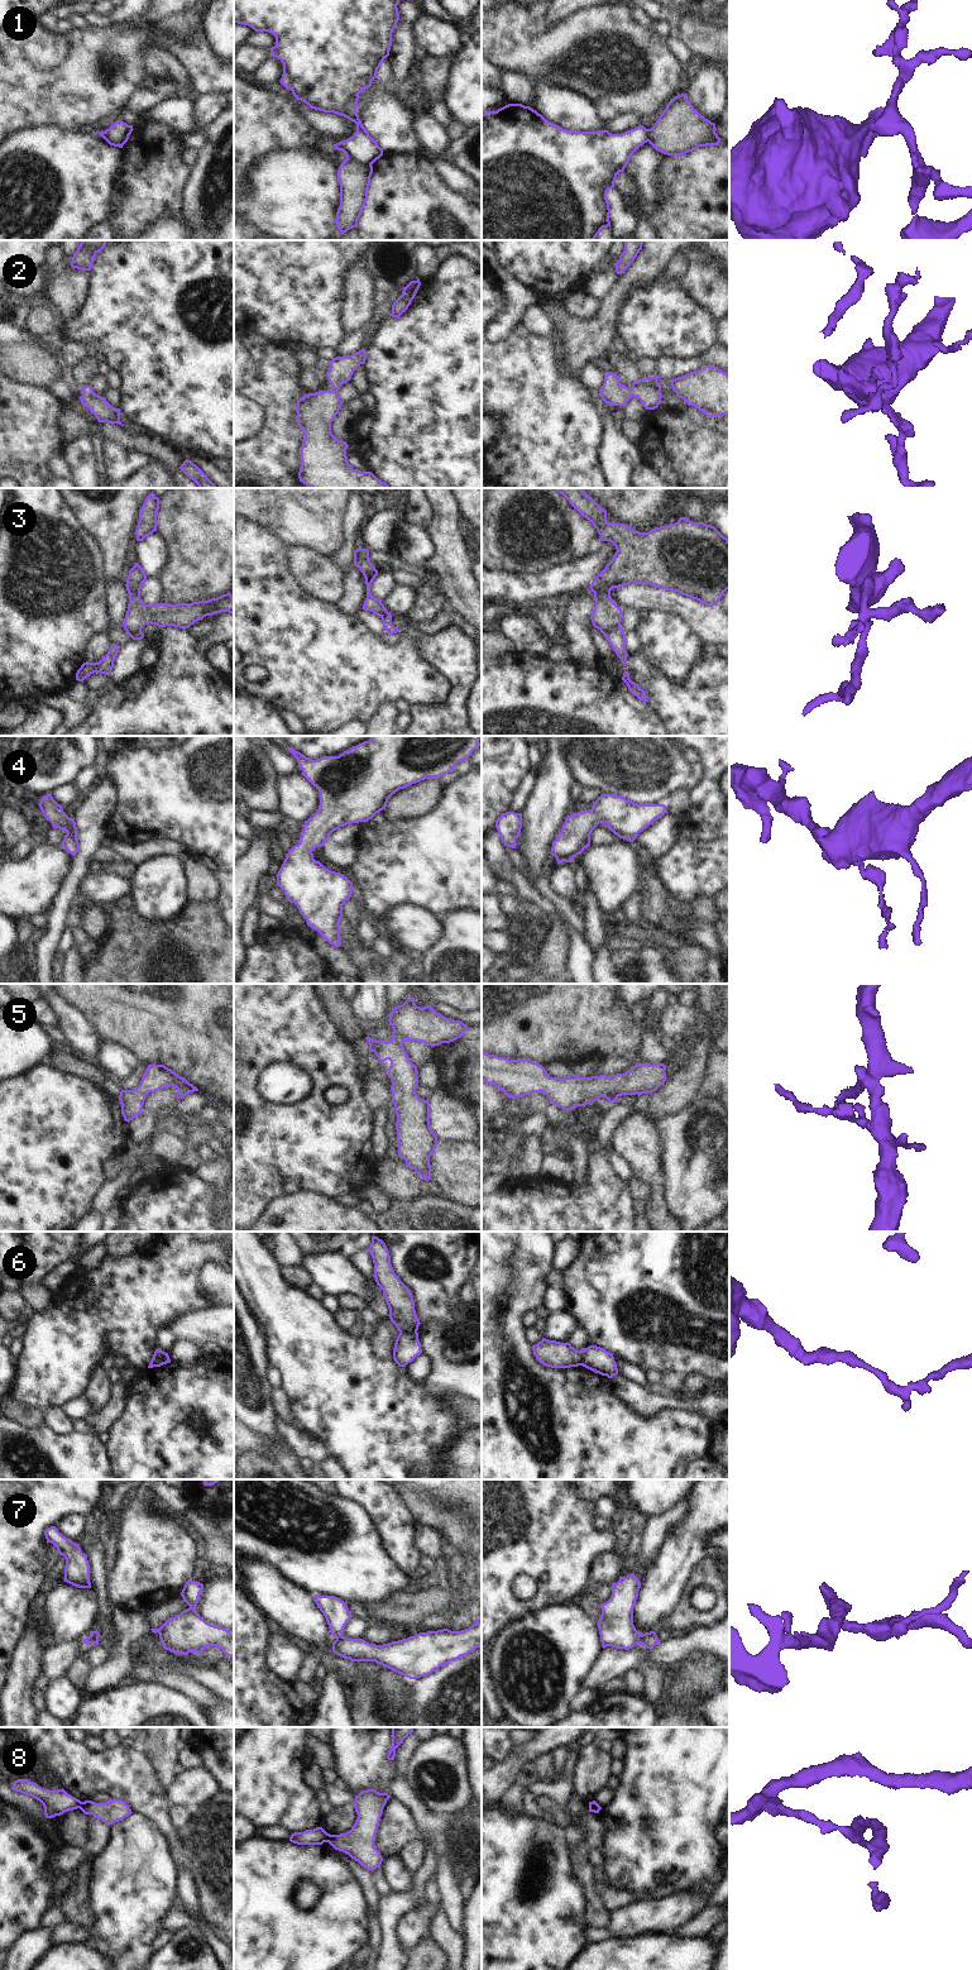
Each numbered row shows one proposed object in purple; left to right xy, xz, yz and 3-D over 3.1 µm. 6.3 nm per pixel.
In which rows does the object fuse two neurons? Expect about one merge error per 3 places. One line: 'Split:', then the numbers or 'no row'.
Split: 1, 3, 6, 7, 8

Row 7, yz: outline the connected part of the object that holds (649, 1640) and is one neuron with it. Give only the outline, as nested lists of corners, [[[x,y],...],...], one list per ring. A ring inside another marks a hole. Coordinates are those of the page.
[[[655,1631],[645,1632],[640,1635],[640,1644],[647,1649],[653,1649],[660,1643]]]

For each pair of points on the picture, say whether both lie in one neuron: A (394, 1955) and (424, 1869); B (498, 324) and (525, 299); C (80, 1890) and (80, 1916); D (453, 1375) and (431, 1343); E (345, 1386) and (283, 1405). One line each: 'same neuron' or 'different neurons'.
A: same neuron
B: same neuron
C: same neuron
D: same neuron
E: different neurons

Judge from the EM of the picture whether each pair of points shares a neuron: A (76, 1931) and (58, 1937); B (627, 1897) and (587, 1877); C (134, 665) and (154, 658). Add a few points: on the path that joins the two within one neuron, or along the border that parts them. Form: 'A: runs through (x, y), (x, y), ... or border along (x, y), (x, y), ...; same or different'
A: runs through (72, 1933), (62, 1935); same
B: border along (595, 1883), (595, 1890), (608, 1911); different
C: border along (161, 645), (151, 645), (145, 650), (143, 666); different

